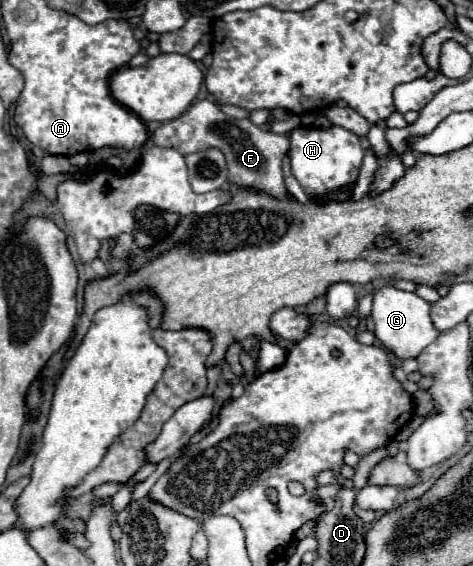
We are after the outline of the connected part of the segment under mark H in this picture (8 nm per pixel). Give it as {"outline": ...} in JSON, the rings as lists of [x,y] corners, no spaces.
{"outline":[[[332,125],[328,129],[320,127],[298,127],[290,135],[290,165],[292,173],[306,191],[306,195],[326,201],[326,199],[346,199],[348,193],[344,187],[352,185],[358,179],[360,163],[364,157],[364,149],[356,133]]]}

